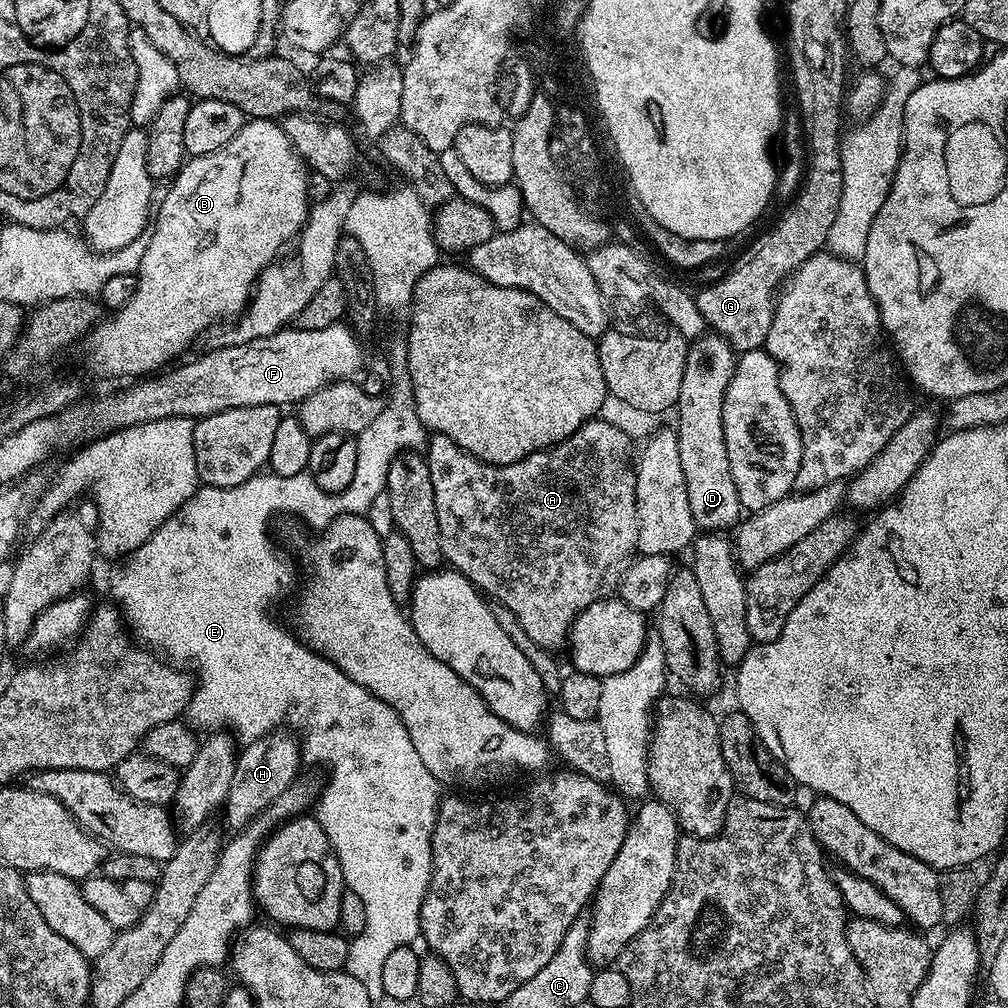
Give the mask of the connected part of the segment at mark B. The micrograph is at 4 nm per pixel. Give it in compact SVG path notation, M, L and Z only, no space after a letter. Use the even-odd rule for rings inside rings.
M249 119L242 126L242 130L238 130L238 134L234 134L234 138L230 138L230 142L226 142L226 146L222 146L222 150L214 150L210 154L185 159L180 171L167 185L169 188L168 193L164 196L164 201L161 204L159 201L158 207L155 209L154 227L151 229L152 237L150 237L150 232L147 237L148 244L143 245L144 254L140 259L140 267L135 273L134 298L130 298L130 302L126 302L126 306L105 315L96 327L83 337L84 360L88 363L89 370L96 376L132 376L128 378L144 378L149 374L159 373L165 366L173 363L171 360L175 356L182 355L191 346L192 340L198 339L200 335L201 339L213 326L240 316L248 305L249 297L256 287L260 272L281 255L279 252L283 250L284 244L290 243L289 245L291 245L297 239L304 226L304 220L308 216L310 207L308 203L308 173L309 169L306 167L304 159L292 148L290 138L286 138L283 127L275 119Z

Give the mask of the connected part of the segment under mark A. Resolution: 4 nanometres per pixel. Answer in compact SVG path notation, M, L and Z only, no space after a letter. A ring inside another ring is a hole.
M605 418L587 420L576 433L566 438L552 448L535 452L518 462L509 464L487 464L478 458L464 452L450 438L429 435L426 445L426 459L430 470L430 483L434 485L434 510L438 514L438 538L442 542L442 554L445 561L455 571L461 572L474 587L485 597L491 598L497 605L503 606L518 618L522 630L538 642L538 646L549 650L557 650L569 643L572 624L594 602L611 597L619 589L624 572L636 559L638 553L638 510L636 509L636 469L634 467L634 452L632 456L632 440L616 424L611 424Z

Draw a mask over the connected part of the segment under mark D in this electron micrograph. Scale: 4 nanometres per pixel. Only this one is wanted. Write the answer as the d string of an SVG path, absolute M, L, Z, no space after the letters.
M705 334L695 337L689 343L686 370L682 374L682 390L674 421L678 458L682 461L682 474L686 478L690 514L697 529L704 532L723 533L728 530L724 528L731 529L742 516L738 486L734 486L734 474L730 458L726 454L726 438L722 426L726 386L730 386L737 359L737 353L728 345L726 338Z

